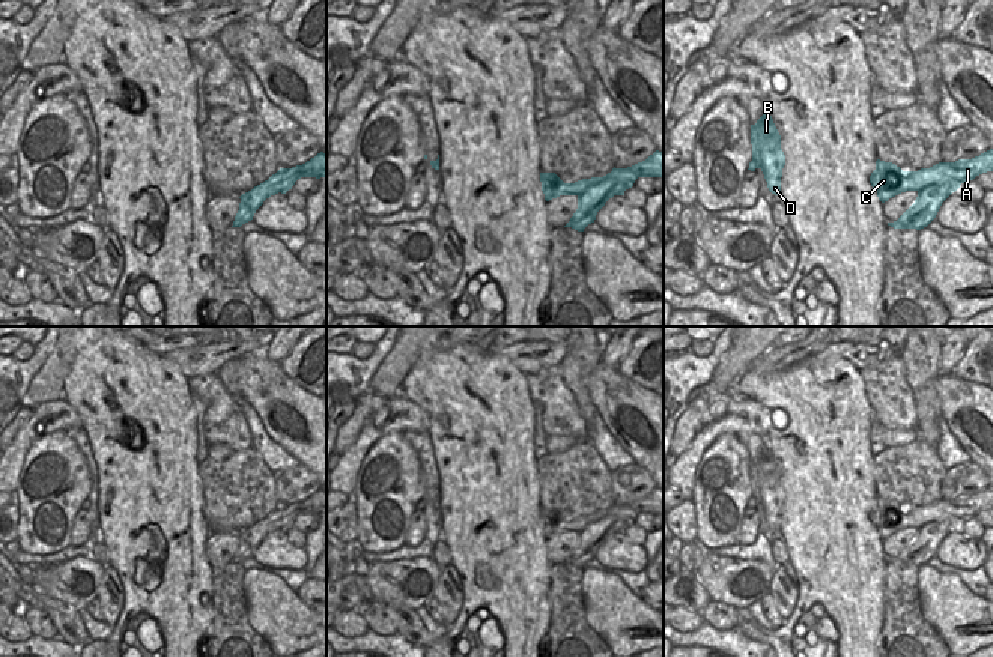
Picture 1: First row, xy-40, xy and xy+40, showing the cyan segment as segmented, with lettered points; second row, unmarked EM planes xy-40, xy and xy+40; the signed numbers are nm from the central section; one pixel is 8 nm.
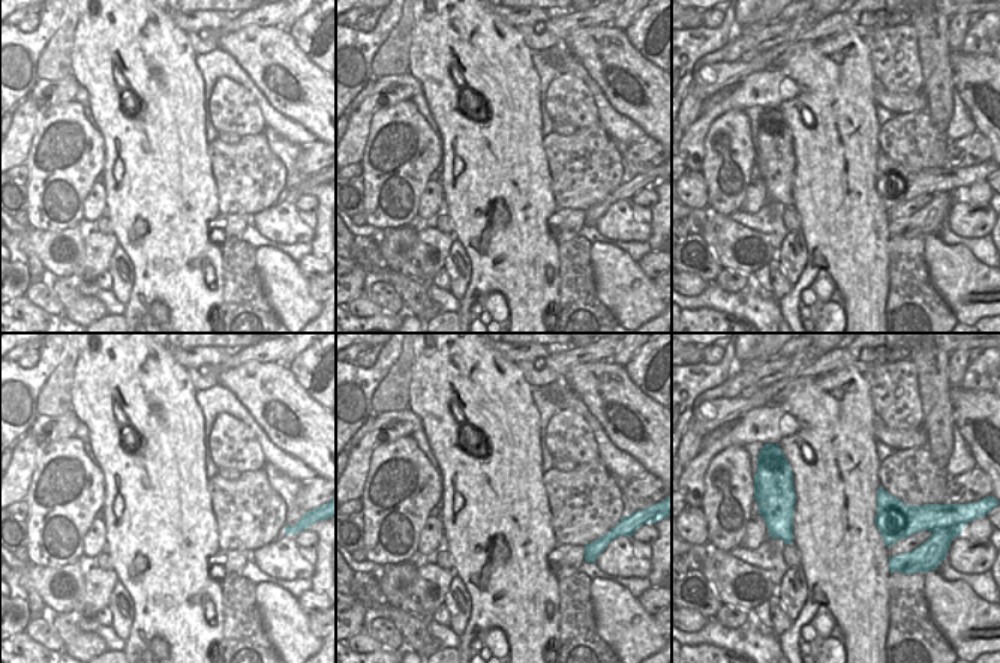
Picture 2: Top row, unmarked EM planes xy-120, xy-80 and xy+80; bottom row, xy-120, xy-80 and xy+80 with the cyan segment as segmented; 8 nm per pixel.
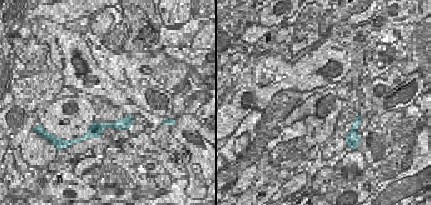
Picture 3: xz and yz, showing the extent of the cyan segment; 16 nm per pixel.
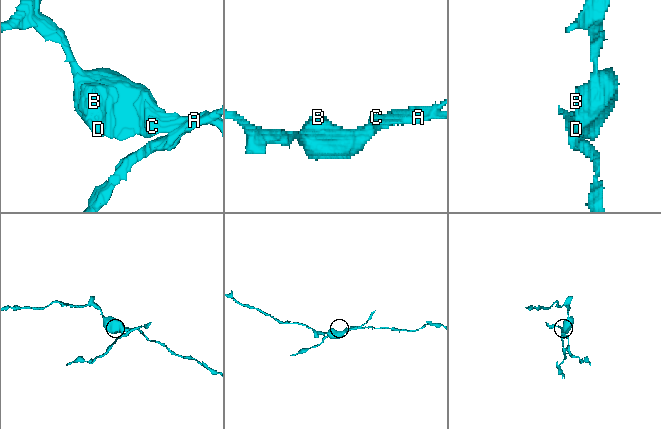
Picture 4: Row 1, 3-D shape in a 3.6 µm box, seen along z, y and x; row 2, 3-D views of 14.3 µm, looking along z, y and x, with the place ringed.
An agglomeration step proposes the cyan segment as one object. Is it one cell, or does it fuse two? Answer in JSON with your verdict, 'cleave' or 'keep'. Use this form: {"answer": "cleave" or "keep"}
{"answer": "cleave"}

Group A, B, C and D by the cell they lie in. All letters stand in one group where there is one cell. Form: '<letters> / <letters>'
A / B C D

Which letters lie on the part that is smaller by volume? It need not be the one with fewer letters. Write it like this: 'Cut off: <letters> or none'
Cut off: A

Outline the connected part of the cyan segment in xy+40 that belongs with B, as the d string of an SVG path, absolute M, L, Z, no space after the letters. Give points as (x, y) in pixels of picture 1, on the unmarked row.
M769 439L763 444L763 453L755 462L751 462L752 498L751 508L760 505L772 531L781 528L782 505L785 492L781 486L781 472L770 453Z

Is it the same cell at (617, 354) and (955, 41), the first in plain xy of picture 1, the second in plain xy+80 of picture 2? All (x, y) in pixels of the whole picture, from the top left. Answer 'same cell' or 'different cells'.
same cell

